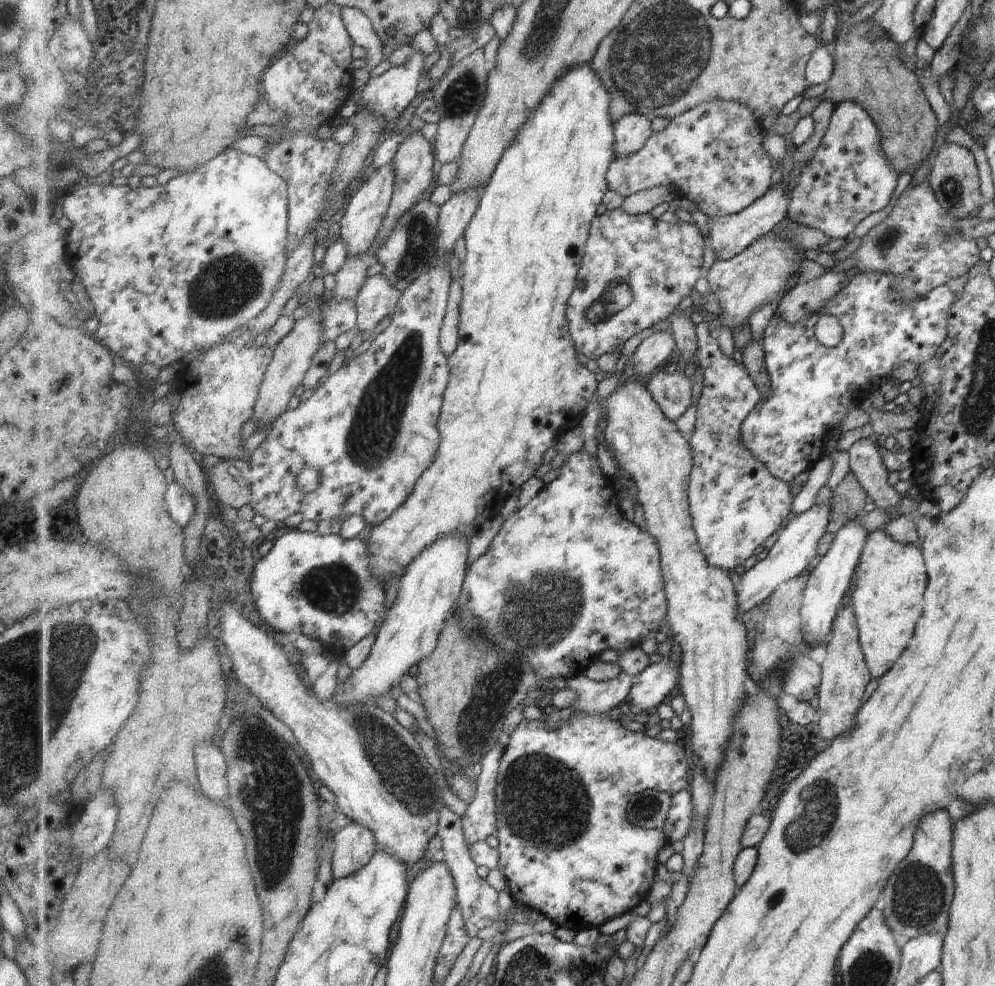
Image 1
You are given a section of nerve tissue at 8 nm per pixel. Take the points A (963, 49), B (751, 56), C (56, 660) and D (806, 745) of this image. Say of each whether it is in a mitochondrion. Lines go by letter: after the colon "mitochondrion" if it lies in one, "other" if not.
A: other
B: other
C: mitochondrion
D: other

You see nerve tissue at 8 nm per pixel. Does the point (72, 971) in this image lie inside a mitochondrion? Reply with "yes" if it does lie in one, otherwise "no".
no

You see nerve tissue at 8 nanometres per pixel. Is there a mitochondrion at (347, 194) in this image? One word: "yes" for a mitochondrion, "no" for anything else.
no

